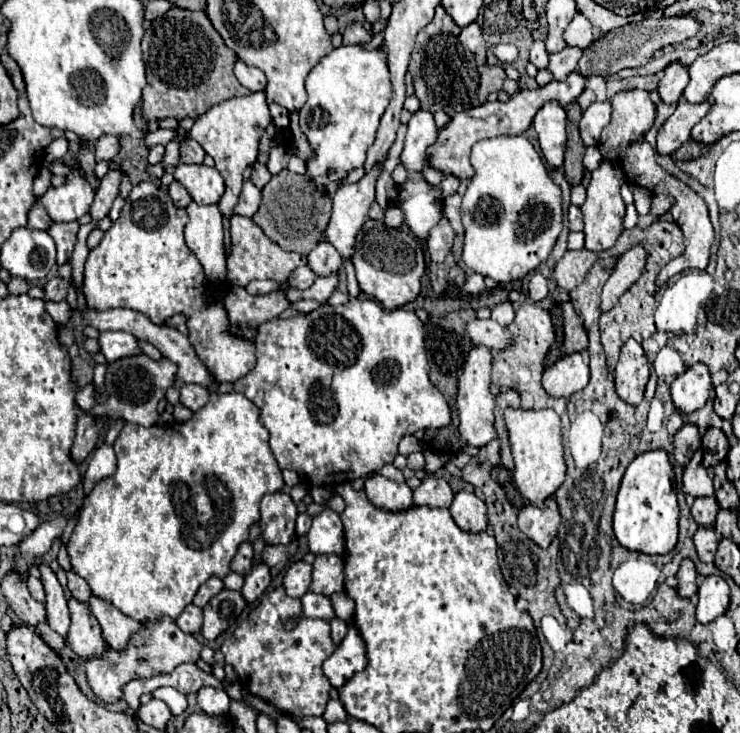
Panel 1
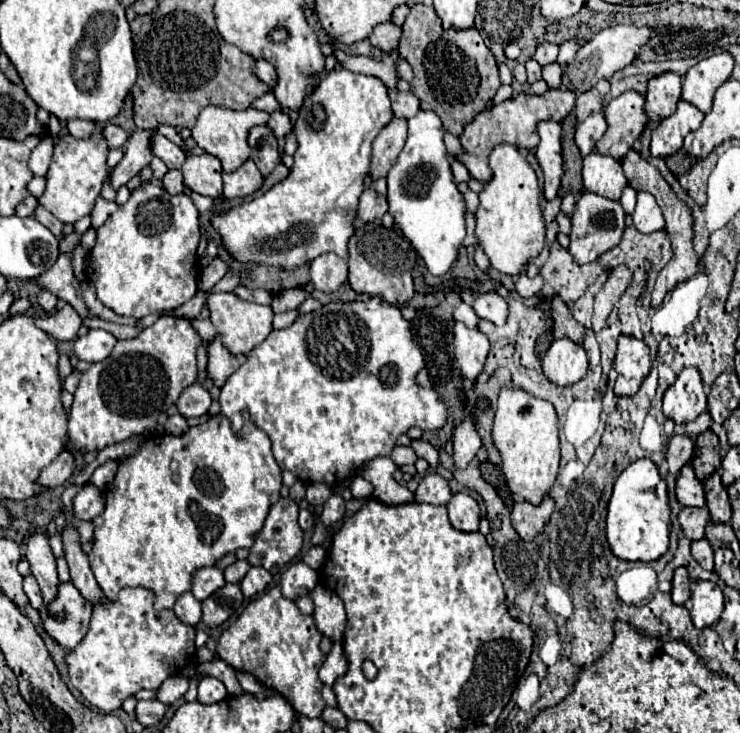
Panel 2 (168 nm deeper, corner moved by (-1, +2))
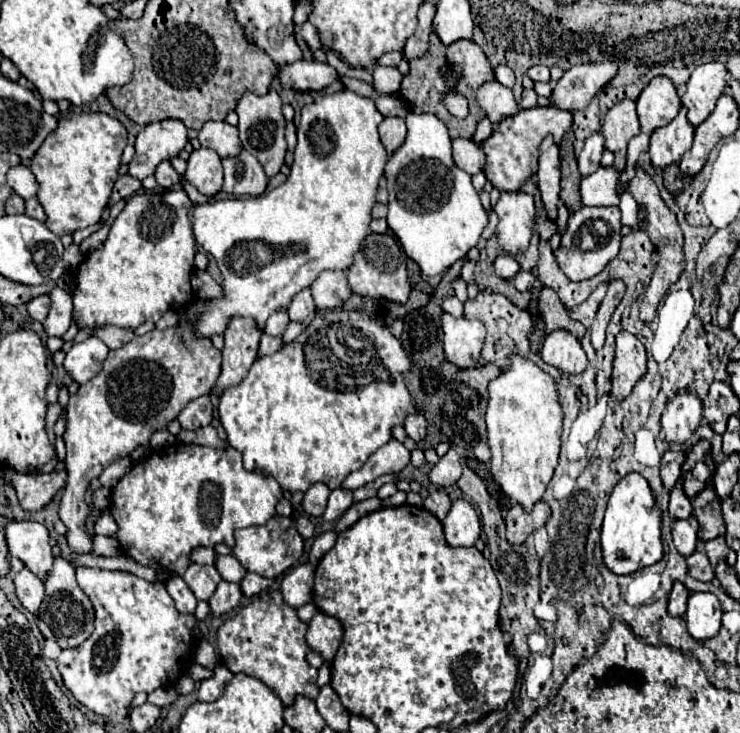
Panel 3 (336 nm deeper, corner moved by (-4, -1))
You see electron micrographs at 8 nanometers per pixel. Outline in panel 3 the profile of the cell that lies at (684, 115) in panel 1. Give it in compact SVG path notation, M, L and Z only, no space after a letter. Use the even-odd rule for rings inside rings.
M682 107L672 123L652 133L648 151L652 167L664 169L672 163L678 163L680 157L692 147L692 139L694 139L694 127L686 119L686 107Z

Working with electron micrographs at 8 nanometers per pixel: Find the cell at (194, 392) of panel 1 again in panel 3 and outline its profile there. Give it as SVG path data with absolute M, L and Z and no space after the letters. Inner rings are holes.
M198 397L194 401L190 401L182 413L178 415L178 421L182 425L182 429L190 429L190 431L196 431L200 427L206 427L210 425L212 421L212 411L214 411L214 405L210 401L210 397Z

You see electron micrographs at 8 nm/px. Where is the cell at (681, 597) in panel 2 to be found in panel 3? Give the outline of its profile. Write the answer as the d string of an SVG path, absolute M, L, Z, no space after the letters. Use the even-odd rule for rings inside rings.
M674 583L670 597L668 597L668 613L672 617L680 617L686 613L686 601L688 601L688 589L682 583Z

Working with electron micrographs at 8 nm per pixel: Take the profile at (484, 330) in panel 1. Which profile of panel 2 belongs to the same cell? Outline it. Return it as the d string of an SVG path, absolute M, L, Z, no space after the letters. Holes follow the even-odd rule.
M461 302L457 308L455 308L455 320L459 320L459 322L463 322L467 328L477 328L477 324L479 324L479 316L475 314L475 310L471 308L471 306L467 306L465 302Z

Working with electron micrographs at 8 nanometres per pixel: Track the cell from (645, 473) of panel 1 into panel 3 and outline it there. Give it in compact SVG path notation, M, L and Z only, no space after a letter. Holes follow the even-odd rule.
M628 473L612 491L602 523L602 559L616 575L630 575L642 567L654 565L662 559L660 539L660 509L654 503L648 481L640 473Z

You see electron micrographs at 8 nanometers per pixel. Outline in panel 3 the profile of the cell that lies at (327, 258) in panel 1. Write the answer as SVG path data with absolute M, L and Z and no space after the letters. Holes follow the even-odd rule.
M346 271L320 273L320 277L310 287L310 291L314 297L314 305L320 311L342 307L352 295L348 281L346 281Z

